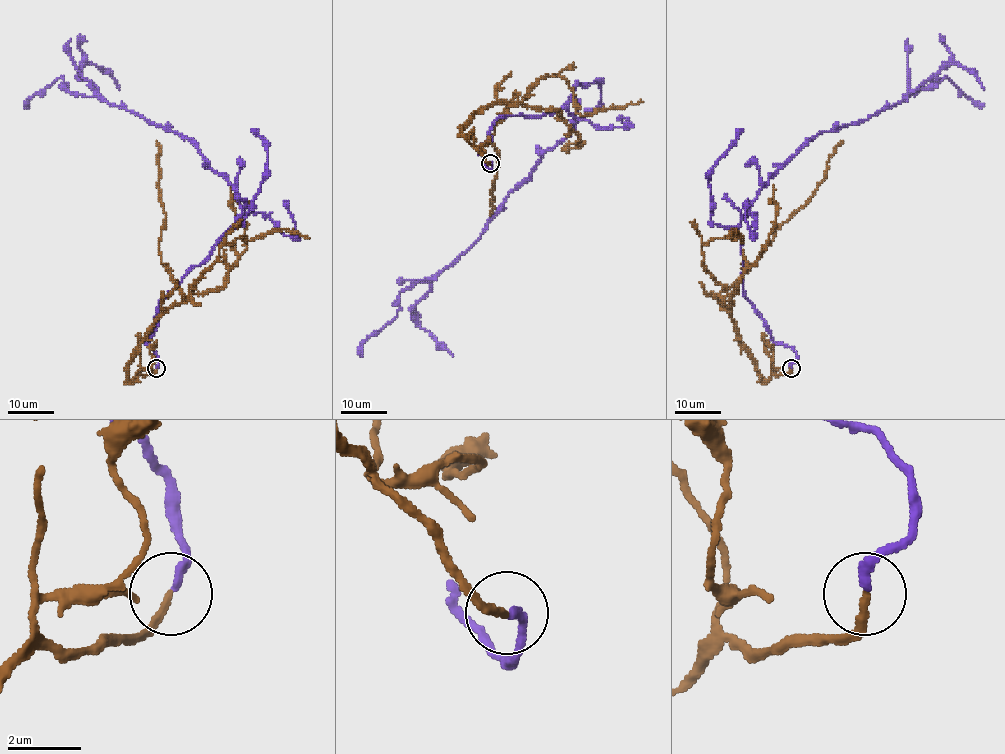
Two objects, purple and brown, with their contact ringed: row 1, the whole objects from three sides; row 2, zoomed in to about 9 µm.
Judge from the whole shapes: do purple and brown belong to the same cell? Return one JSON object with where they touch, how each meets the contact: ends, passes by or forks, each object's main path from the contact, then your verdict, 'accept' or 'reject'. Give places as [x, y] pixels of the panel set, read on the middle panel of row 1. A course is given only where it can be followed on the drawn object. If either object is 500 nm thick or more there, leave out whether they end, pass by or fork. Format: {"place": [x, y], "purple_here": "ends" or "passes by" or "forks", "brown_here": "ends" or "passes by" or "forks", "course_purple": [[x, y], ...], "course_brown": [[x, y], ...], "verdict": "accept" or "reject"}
{"place": [490, 163], "purple_here": "ends", "brown_here": "ends", "course_purple": [[490, 163], [481, 146], [496, 119], [564, 109], [576, 119], [467, 250], [402, 291], [395, 318], [358, 355]], "course_brown": [[490, 163], [461, 129], [479, 110], [515, 103], [516, 92], [493, 135], [500, 165], [490, 214]], "verdict": "accept"}

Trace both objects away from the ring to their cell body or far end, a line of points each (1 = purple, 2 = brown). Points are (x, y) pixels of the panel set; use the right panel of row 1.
1: (791, 367), (797, 353), (747, 300), (737, 228), (756, 194), (823, 131), (945, 77), (982, 106)
2: (791, 368), (765, 381), (761, 377), (738, 336), (731, 303), (719, 294), (809, 199), (842, 141)

